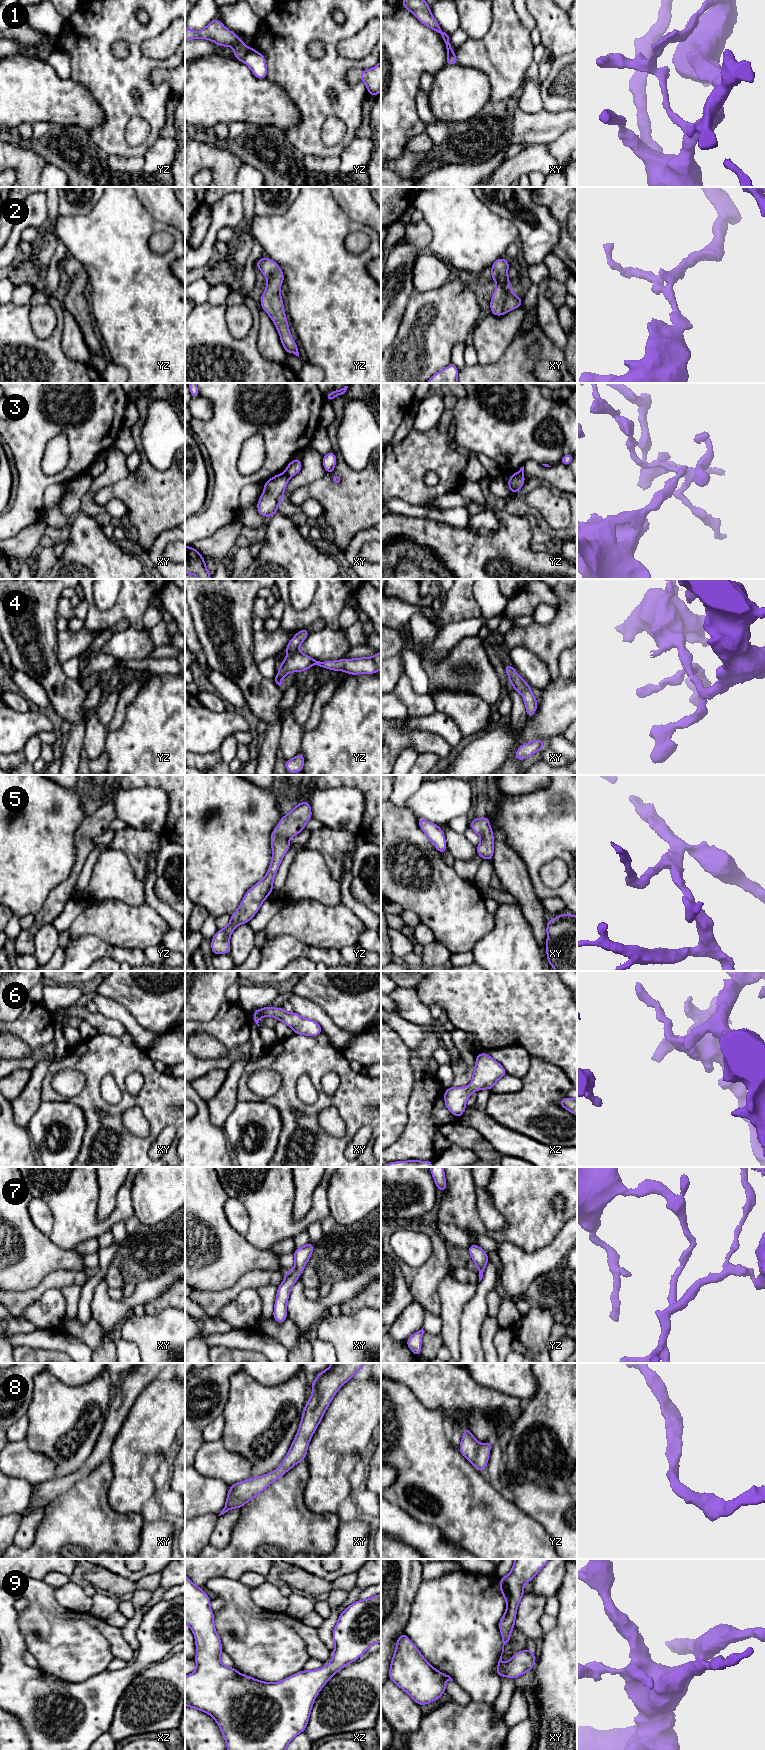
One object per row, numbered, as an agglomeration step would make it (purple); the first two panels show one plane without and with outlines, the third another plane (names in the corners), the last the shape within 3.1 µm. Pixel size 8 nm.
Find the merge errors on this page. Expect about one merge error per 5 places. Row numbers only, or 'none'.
1, 3

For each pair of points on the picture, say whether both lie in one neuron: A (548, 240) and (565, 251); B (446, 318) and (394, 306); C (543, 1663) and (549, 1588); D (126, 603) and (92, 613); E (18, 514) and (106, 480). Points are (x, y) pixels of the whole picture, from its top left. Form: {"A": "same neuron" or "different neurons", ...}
{"A": "different neurons", "B": "different neurons", "C": "different neurons", "D": "same neuron", "E": "different neurons"}

